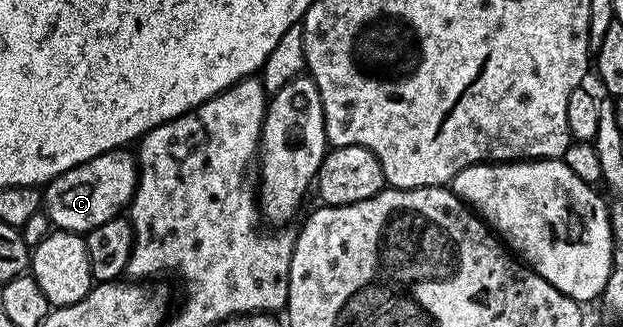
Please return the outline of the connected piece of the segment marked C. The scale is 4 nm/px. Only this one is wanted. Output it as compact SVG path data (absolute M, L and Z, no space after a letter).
M126 148L110 149L50 182L45 189L45 213L55 229L85 235L109 219L120 216L130 206L139 185L139 166L134 152Z

